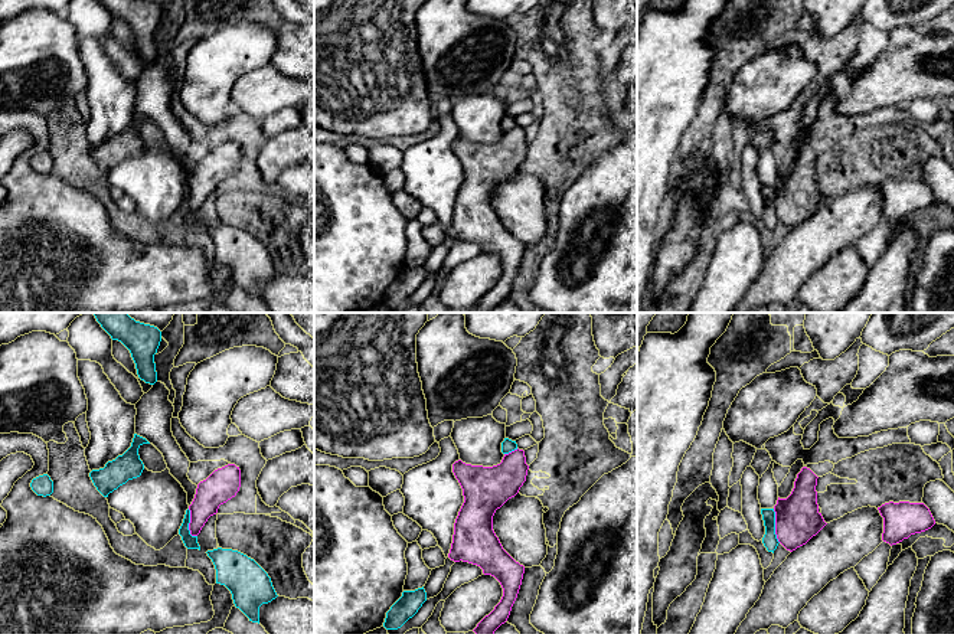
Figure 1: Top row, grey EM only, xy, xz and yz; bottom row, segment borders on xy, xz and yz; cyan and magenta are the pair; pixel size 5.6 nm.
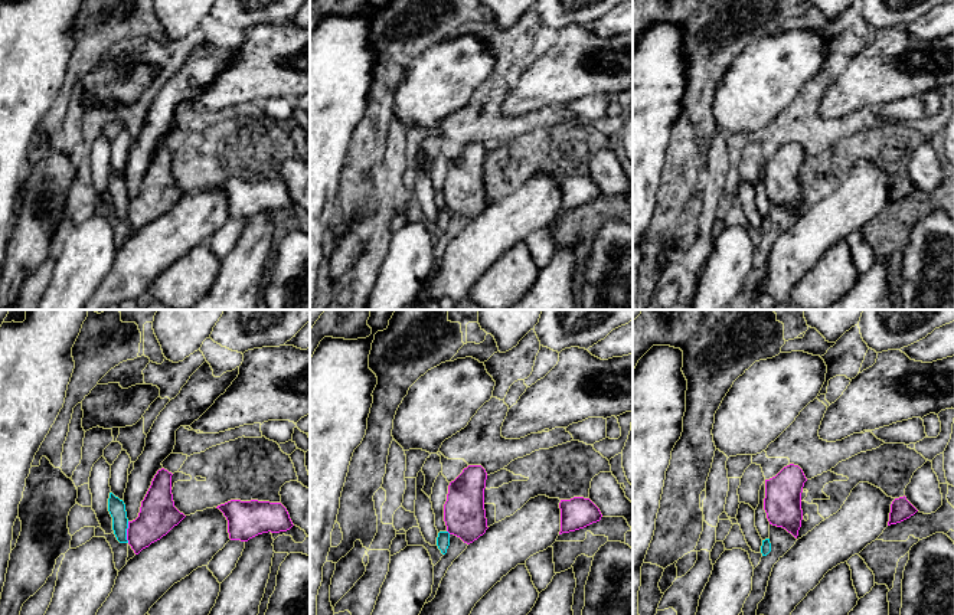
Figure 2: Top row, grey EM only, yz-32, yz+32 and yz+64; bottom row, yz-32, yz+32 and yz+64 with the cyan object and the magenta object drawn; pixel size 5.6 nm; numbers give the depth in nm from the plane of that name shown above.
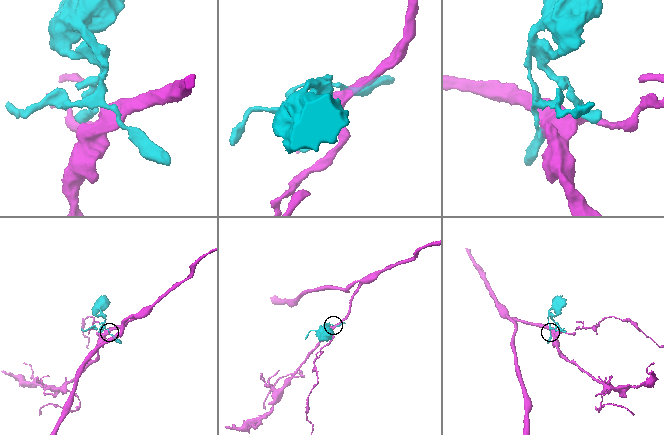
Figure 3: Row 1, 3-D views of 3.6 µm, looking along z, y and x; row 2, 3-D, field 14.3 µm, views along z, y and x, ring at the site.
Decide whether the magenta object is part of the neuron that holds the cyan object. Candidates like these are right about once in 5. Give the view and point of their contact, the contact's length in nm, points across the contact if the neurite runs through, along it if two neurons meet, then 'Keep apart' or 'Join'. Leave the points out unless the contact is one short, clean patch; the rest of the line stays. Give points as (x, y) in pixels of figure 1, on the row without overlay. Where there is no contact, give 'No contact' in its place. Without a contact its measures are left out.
Touches cyan at yz (774, 203). Shared border 200 nm. Boundary: yz (773, 186), (774, 211), (780, 219). Keep apart

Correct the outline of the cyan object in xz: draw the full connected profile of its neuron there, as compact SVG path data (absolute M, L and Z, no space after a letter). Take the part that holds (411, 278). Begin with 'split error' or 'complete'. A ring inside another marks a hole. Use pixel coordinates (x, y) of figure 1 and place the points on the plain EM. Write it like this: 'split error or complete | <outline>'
complete | M422 265L415 268L404 268L402 274L386 290L383 304L386 307L401 305L409 295L412 295L422 281L427 278L427 269Z

